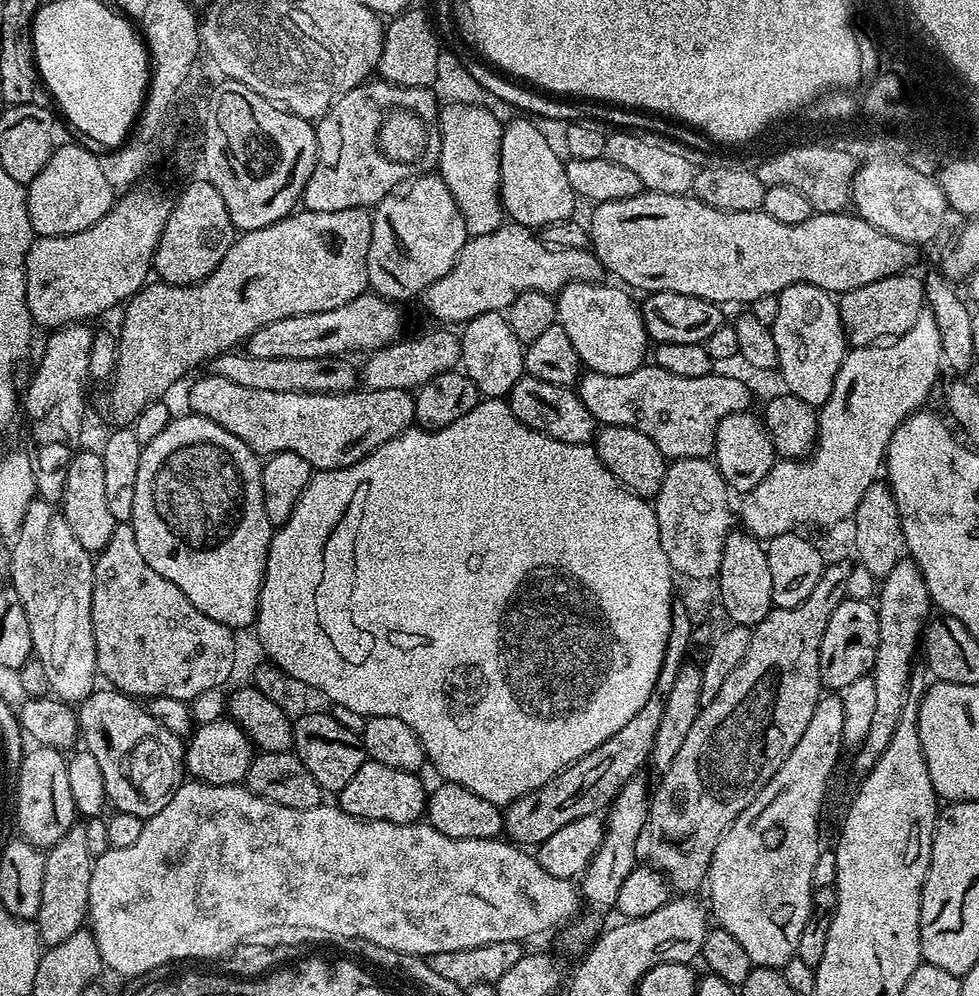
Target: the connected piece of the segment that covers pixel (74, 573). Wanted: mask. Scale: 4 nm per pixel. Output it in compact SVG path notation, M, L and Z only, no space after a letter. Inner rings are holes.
M37 498L32 501L30 507L26 510L24 520L20 523L20 530L16 533L10 544L12 561L9 570L10 587L16 591L18 598L22 598L22 606L26 610L26 618L30 622L30 638L32 639L32 651L35 659L42 662L42 666L46 666L46 678L48 679L48 687L61 700L69 702L79 702L85 700L87 696L97 687L98 669L96 667L96 647L94 646L94 630L92 629L92 566L94 563L93 553L88 552L82 542L78 542L78 538L74 538L74 530L70 530L70 526L64 520L63 511L53 501Z

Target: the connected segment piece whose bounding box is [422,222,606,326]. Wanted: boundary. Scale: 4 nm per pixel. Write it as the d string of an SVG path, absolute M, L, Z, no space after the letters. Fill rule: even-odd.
M504 222L490 234L469 236L458 258L454 258L454 266L422 293L422 301L429 314L444 323L441 325L463 326L478 314L503 313L518 294L558 294L568 284L595 284L603 281L605 276L602 262L588 248L550 246L533 229Z

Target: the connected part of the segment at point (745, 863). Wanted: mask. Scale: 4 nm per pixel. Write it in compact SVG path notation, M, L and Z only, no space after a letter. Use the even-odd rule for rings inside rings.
M824 694L821 695L819 702L814 708L814 714L811 715L810 723L806 726L805 733L802 734L798 740L798 745L794 746L790 754L783 760L782 766L778 768L778 772L774 774L770 782L762 788L762 790L755 796L754 802L750 804L731 823L727 828L726 834L719 840L718 846L715 847L715 852L711 856L711 864L708 867L708 878L706 881L706 892L710 894L710 902L708 906L719 927L724 928L728 933L732 934L734 938L738 939L746 954L749 955L752 964L755 967L762 968L783 968L786 962L795 959L795 953L798 946L798 941L802 936L803 927L809 921L809 915L812 912L812 893L813 889L813 874L814 865L817 862L818 854L822 851L822 844L820 844L820 810L824 806L830 778L836 768L836 764L843 753L843 738L842 729L844 727L844 708L841 695L838 694Z

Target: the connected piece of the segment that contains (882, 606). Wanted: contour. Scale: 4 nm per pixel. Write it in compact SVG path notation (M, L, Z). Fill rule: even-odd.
M902 558L890 570L890 574L879 581L875 606L878 614L878 650L870 673L875 685L875 711L865 740L854 752L857 773L860 774L869 772L874 762L882 758L882 750L886 750L890 737L894 735L904 700L908 696L908 679L914 671L912 659L915 656L917 659L924 630L930 619L928 611L933 611L934 608L926 590L926 582L913 560Z

